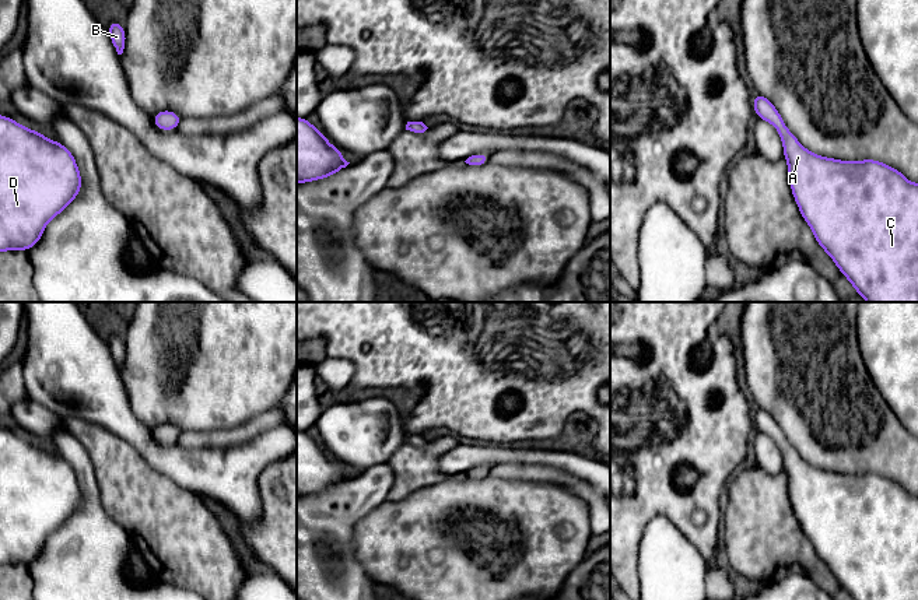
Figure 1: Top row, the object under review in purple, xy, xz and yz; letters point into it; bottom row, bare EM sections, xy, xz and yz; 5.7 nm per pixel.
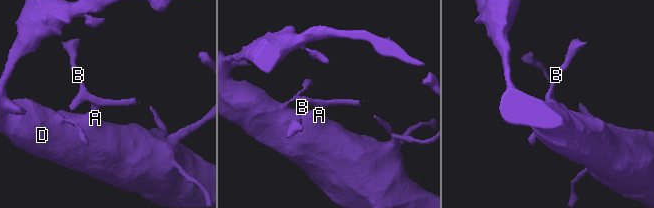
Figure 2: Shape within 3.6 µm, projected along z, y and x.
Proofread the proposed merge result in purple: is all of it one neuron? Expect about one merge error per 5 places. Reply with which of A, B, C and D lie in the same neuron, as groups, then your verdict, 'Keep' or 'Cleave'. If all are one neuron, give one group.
Groups: A B C D. Keep

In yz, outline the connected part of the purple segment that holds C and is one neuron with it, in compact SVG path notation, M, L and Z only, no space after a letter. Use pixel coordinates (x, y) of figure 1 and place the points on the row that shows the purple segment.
M753 95L753 109L777 129L798 208L856 294L868 302L918 302L918 183L876 159L840 161L810 152L763 95Z

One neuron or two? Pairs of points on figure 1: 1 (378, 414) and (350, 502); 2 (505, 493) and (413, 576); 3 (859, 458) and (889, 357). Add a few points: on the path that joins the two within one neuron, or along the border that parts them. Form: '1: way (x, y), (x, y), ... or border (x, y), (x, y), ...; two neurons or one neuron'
1: border (386, 462), (360, 472); two neurons
2: way (472, 502), (449, 505), (430, 519), (428, 543); one neuron
3: border (864, 360), (873, 385), (897, 417); two neurons

